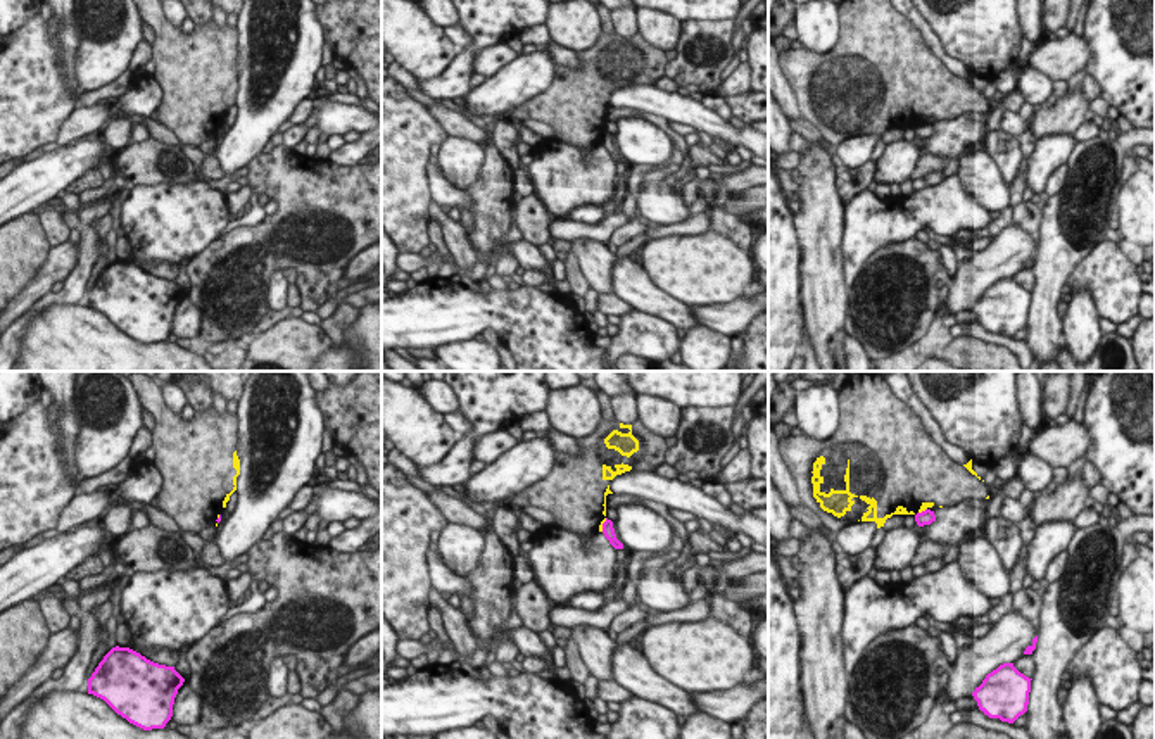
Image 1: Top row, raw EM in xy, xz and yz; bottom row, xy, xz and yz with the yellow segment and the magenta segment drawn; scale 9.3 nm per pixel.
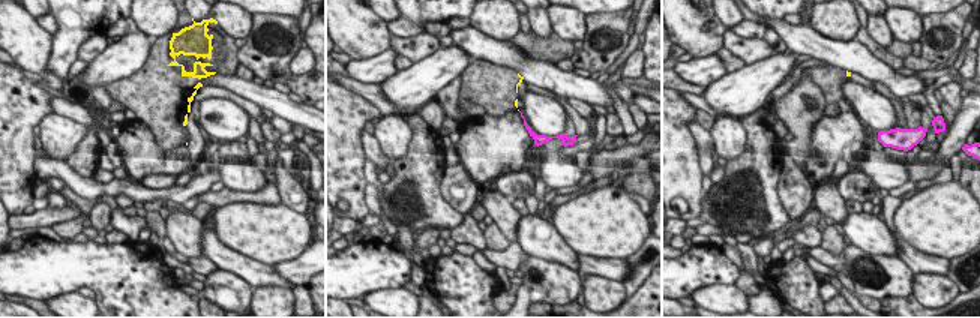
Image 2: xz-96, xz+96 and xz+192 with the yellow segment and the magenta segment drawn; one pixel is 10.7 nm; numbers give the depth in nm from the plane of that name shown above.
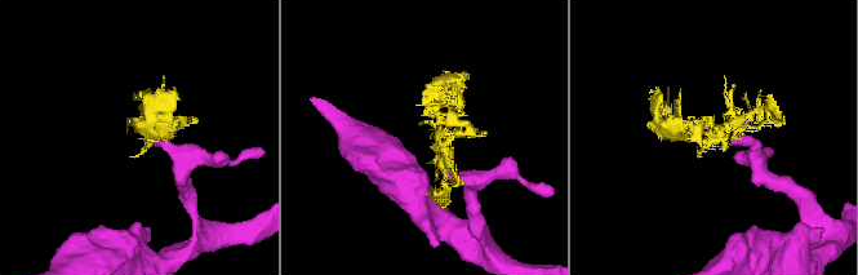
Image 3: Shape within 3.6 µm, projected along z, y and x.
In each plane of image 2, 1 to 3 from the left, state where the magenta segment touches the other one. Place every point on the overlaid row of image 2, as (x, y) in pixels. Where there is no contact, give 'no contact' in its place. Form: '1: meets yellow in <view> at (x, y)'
1: no contact
2: no contact
3: no contact

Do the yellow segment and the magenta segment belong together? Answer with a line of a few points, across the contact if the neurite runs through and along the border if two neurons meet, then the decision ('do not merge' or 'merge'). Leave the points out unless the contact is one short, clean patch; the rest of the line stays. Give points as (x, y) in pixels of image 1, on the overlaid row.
line xz (606, 518), (601, 530); do not merge

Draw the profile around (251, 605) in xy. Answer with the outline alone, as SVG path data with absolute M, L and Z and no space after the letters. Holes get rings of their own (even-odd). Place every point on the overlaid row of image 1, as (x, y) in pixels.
M252 577L249 582L250 596L242 604L231 604L226 613L223 615L223 622L233 616L235 613L256 613L259 608L264 606L266 599L257 589L259 580Z

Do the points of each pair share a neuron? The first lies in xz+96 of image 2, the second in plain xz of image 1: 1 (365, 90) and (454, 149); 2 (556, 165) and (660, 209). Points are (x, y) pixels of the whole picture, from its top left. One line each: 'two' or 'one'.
1: two
2: one

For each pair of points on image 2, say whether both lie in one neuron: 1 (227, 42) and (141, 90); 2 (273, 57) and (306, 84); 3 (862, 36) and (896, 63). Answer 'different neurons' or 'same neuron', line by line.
1: same neuron
2: same neuron
3: same neuron

